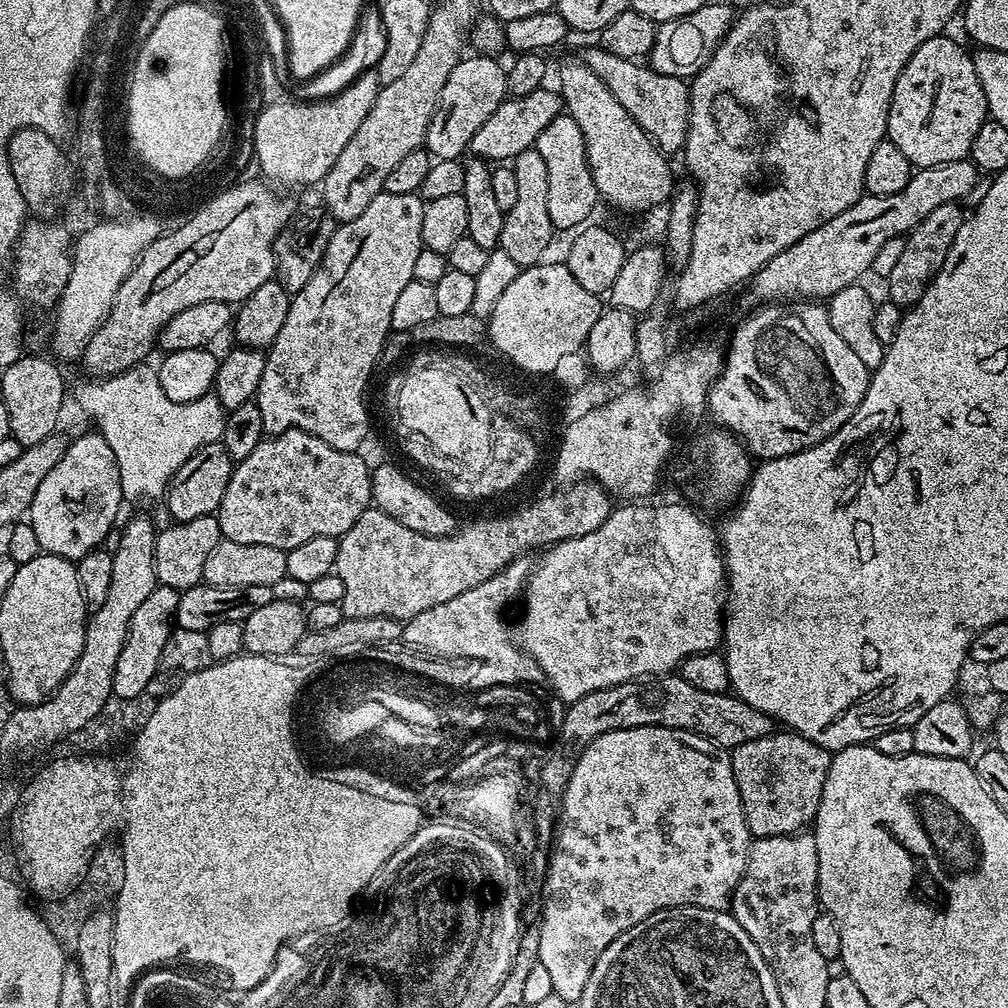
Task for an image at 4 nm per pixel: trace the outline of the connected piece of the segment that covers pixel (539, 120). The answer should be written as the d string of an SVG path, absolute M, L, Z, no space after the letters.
M545 86L534 90L534 94L505 98L498 110L494 110L490 118L486 118L486 123L478 130L478 134L474 134L471 155L485 162L508 162L513 156L522 154L522 150L533 147L538 134L542 134L542 130L546 130L546 126L550 126L554 118L562 115L559 91L552 89L551 92L550 88Z

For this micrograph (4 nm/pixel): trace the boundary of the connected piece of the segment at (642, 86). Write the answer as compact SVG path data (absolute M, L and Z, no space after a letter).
M593 46L585 56L583 64L618 98L622 110L642 126L642 130L656 144L657 148L665 154L679 153L684 147L684 139L688 133L688 90L689 85L679 76L658 74L649 68L647 63L618 58L618 54L605 52L599 46Z

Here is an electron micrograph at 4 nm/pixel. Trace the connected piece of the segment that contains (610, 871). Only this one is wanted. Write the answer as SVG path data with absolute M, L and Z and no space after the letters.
M638 726L637 728L614 729L594 738L584 748L584 752L575 760L573 773L564 785L558 800L558 819L554 824L554 847L548 859L548 873L545 874L542 903L539 905L540 926L538 926L538 960L546 966L550 974L550 986L553 996L566 1002L578 1002L582 998L582 990L586 990L586 982L590 982L590 974L594 970L594 962L630 926L638 926L642 918L667 908L705 908L706 910L729 911L732 903L732 891L744 877L748 852L752 848L752 831L746 826L746 814L742 806L742 798L738 794L738 782L734 782L731 755L719 748L713 740L677 728L662 726Z

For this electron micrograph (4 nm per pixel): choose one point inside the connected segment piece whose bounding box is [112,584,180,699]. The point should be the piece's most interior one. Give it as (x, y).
(138, 664)

